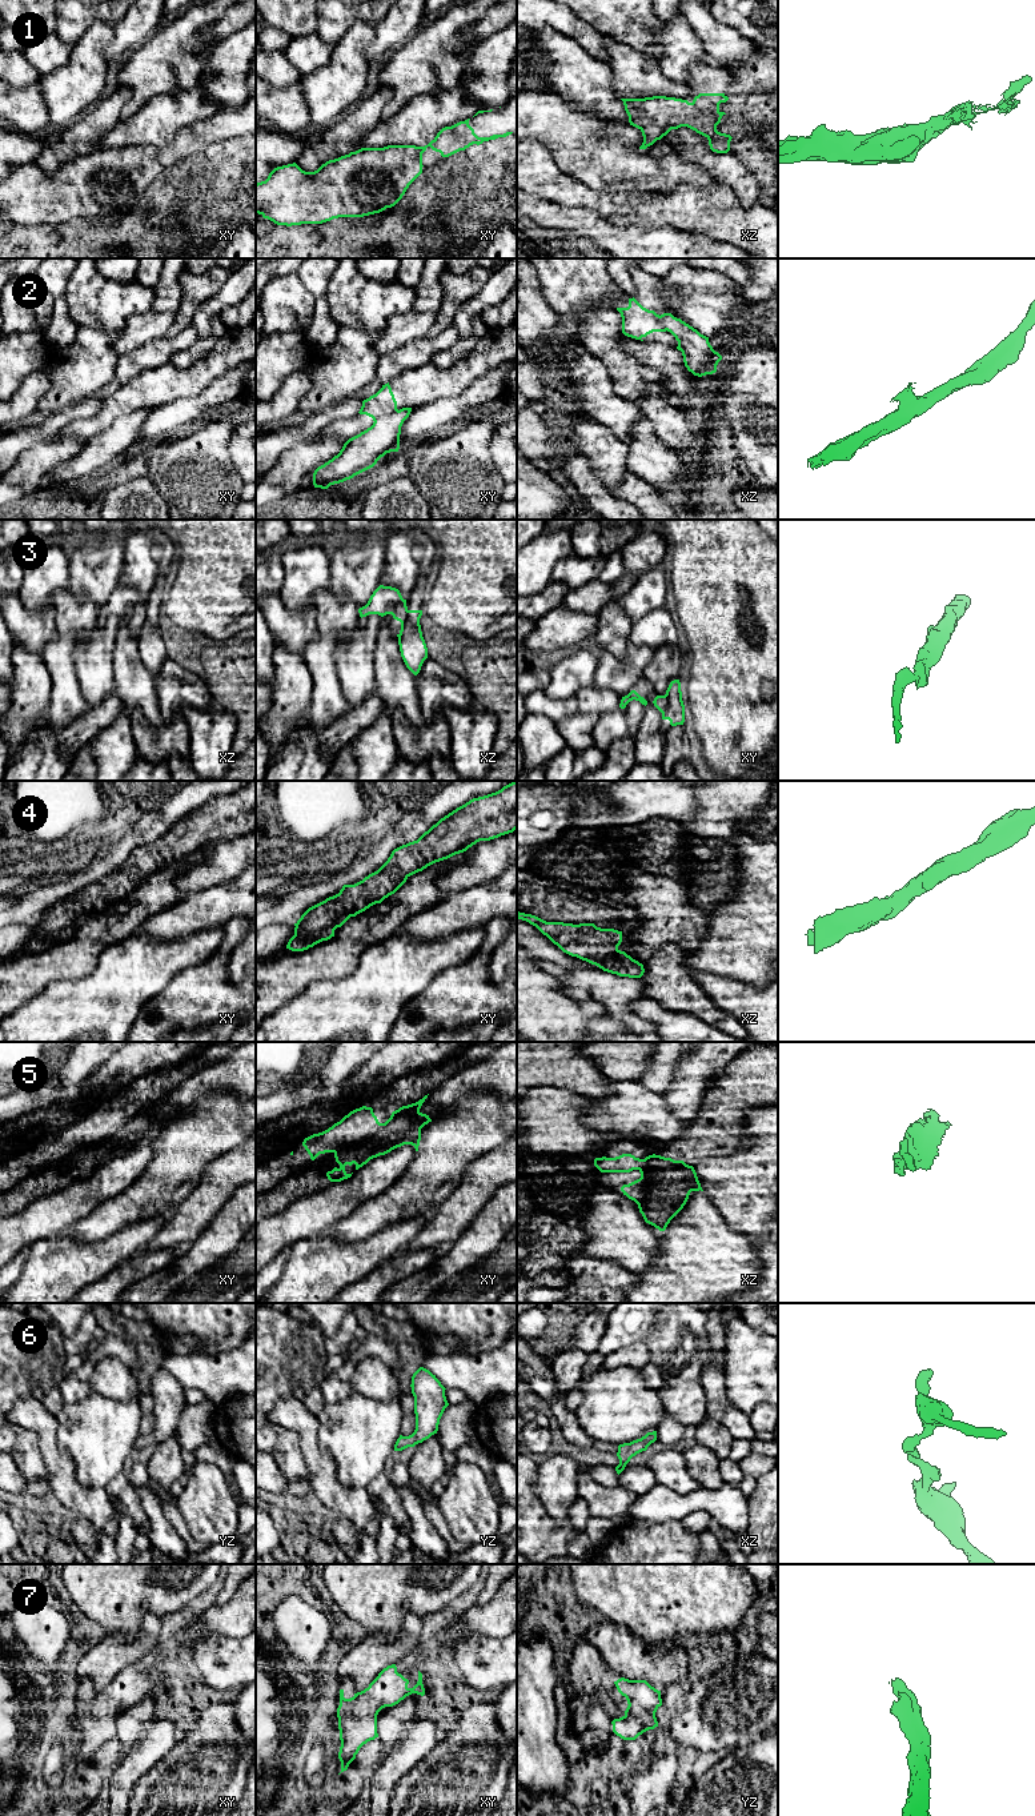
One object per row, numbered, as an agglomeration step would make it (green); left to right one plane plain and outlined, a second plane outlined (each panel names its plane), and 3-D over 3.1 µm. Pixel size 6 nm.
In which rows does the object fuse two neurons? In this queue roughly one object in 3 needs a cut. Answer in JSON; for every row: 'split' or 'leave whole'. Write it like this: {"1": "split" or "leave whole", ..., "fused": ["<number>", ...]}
{"1": "leave whole", "2": "split", "3": "split", "4": "leave whole", "5": "leave whole", "6": "leave whole", "7": "leave whole", "fused": ["2", "3"]}

